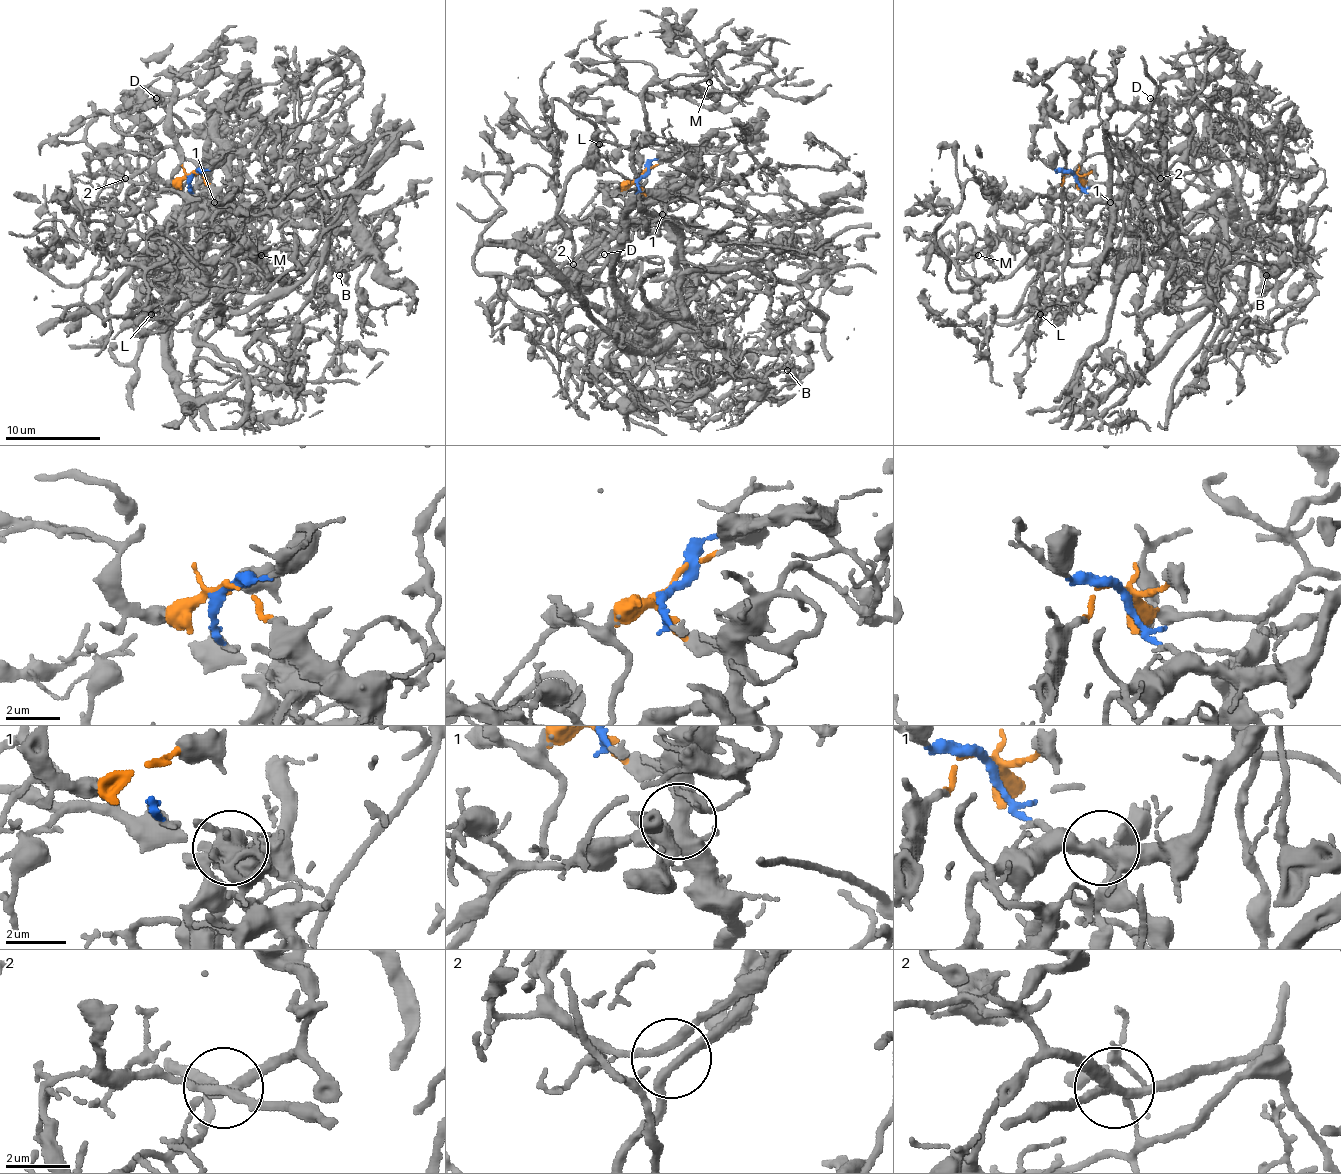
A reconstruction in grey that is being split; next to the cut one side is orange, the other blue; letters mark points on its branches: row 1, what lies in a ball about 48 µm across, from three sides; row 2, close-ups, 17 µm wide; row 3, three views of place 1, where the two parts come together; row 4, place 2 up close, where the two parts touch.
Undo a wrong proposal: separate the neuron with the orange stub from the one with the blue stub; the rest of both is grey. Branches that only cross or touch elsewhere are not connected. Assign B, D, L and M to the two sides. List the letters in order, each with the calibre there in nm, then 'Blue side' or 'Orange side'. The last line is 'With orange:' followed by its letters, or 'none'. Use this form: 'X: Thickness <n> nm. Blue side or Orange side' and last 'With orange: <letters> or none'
B: Thickness 70 nm. Blue side
D: Thickness 140 nm. Orange side
L: Thickness 80 nm. Blue side
M: Thickness 170 nm. Orange side
With orange: D, M

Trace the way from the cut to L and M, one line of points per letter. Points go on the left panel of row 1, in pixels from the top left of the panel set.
L: (192, 173), (190, 190), (209, 197), (219, 209), (211, 221), (240, 247), (156, 278), (152, 314)
M: (192, 173), (123, 178), (109, 257), (197, 250), (195, 278), (262, 290), (278, 278), (262, 254)

